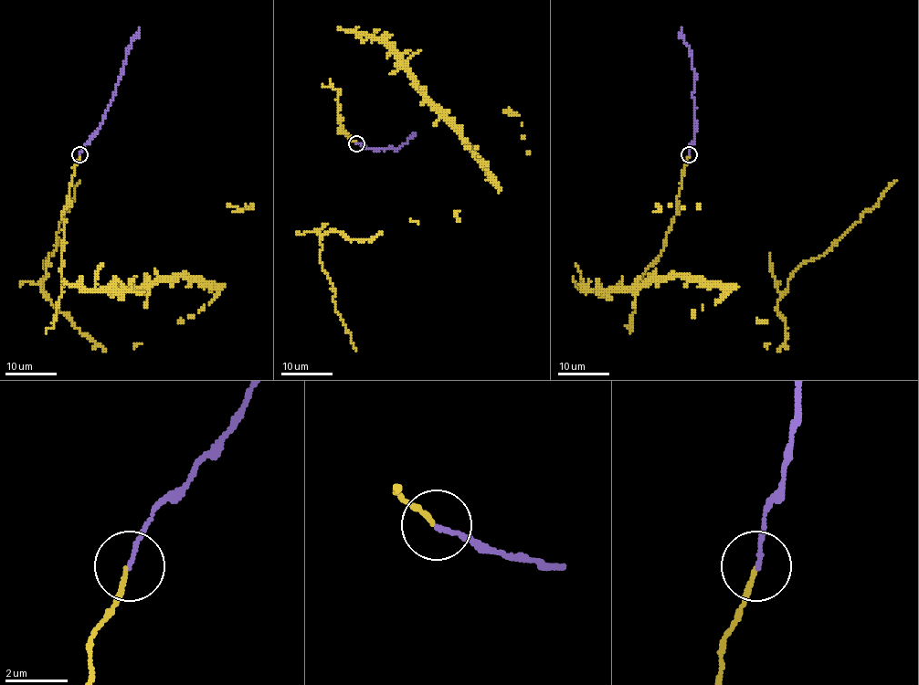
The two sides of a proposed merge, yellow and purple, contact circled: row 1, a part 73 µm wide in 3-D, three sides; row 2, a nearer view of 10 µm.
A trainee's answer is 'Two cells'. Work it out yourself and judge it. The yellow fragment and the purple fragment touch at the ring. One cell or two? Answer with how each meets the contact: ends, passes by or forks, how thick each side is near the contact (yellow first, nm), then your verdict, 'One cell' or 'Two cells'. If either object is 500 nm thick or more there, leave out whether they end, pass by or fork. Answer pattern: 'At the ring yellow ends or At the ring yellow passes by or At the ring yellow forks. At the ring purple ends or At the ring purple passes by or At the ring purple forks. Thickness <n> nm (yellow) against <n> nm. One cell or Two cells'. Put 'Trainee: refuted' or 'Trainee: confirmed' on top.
Trainee: refuted
At the ring yellow ends. At the ring purple ends. Thickness 110 nm (yellow) against 120 nm. One cell

